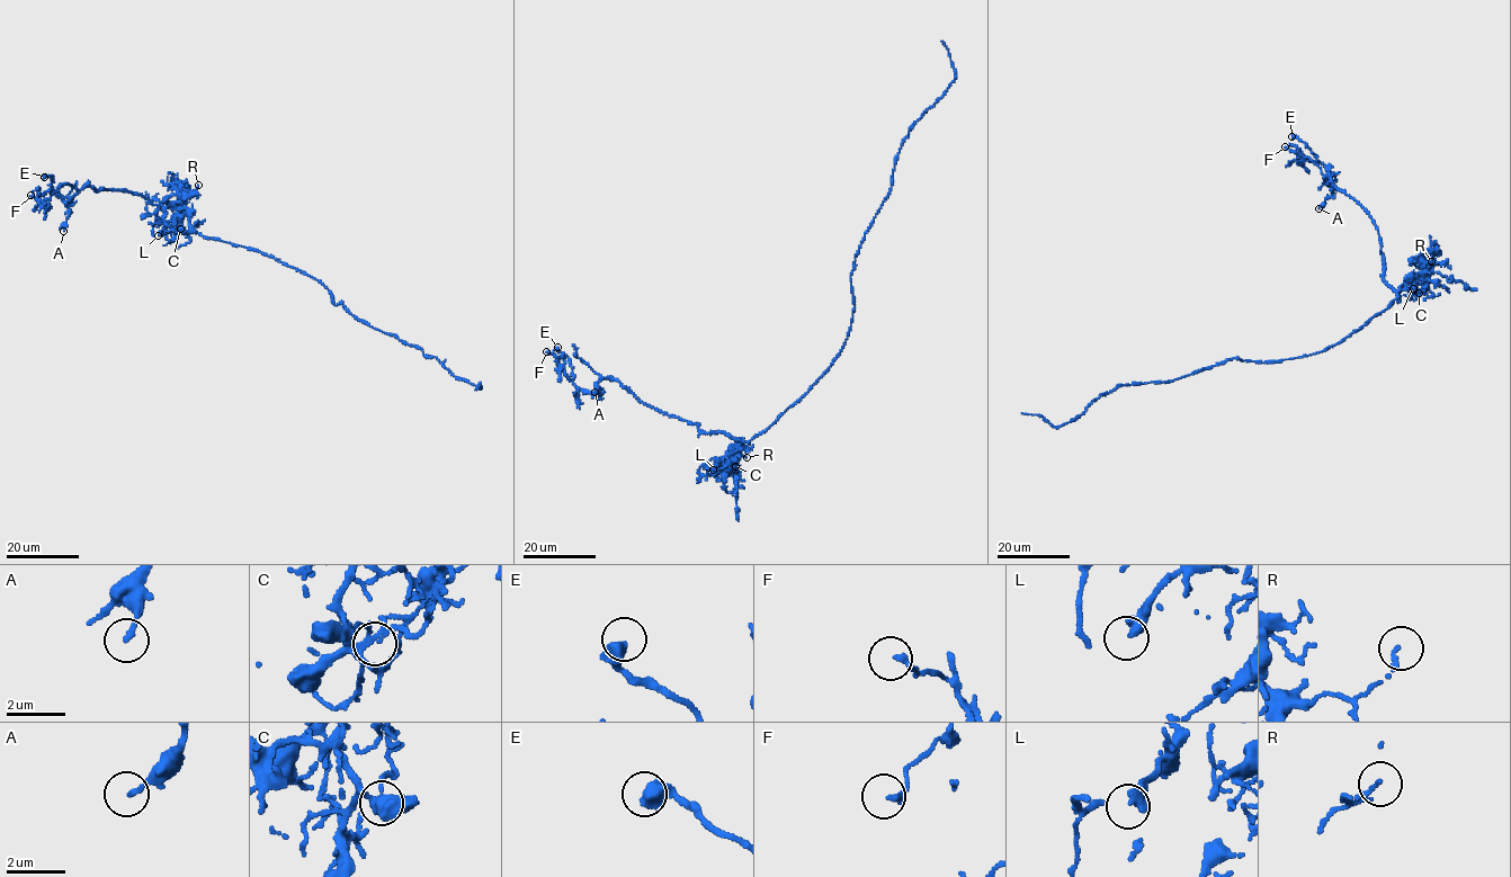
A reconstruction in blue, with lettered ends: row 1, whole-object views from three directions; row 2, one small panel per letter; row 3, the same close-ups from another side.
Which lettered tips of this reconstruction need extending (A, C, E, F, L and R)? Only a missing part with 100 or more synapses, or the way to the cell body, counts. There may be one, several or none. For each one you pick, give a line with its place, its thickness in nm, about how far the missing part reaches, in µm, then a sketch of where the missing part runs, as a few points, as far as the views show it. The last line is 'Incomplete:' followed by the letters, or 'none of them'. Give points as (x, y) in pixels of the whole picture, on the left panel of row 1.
Incomplete: none of them

